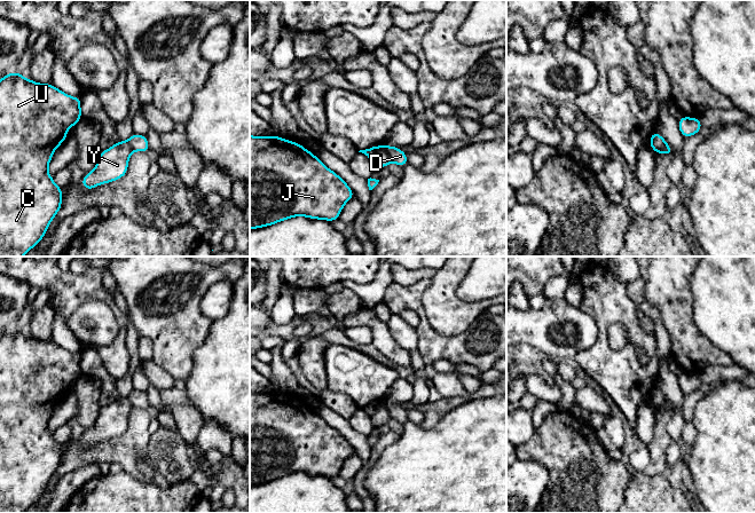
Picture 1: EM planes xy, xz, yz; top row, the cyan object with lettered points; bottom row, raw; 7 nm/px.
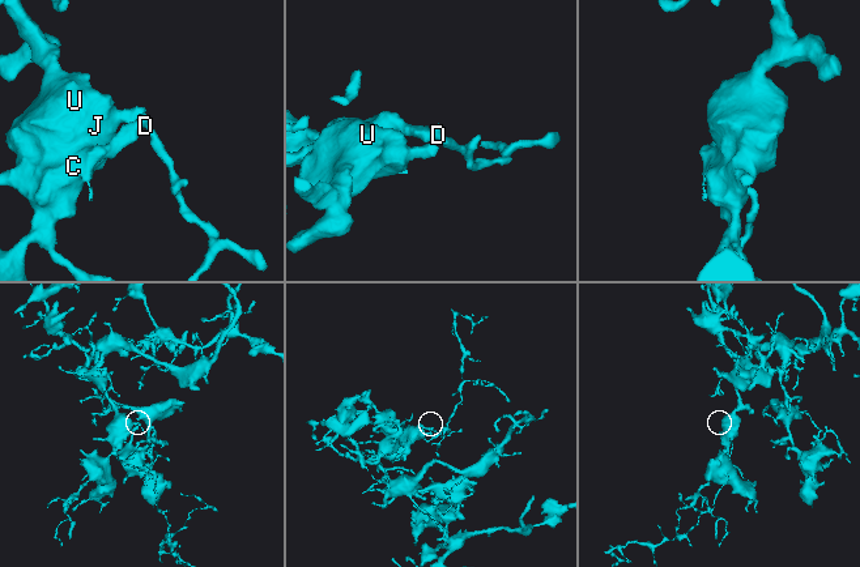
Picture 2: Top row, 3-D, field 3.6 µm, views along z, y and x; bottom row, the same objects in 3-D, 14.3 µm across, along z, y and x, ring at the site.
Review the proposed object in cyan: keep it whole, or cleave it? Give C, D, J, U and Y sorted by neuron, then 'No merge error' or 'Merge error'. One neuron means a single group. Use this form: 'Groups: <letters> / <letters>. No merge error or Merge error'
Groups: C J U Y / D. Merge error

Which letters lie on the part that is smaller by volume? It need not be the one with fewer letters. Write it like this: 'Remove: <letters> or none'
Remove: D

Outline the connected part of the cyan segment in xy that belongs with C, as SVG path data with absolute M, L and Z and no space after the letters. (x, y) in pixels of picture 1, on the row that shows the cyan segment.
M21 72L0 79L0 256L23 256L36 247L62 208L63 190L53 181L48 165L69 128L82 118L80 105L81 96L72 97L52 84L25 79Z

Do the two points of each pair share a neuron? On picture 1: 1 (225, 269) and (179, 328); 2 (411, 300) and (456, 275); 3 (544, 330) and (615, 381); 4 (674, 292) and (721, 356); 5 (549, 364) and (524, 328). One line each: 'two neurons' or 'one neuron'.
1: one neuron
2: two neurons
3: two neurons
4: one neuron
5: two neurons

